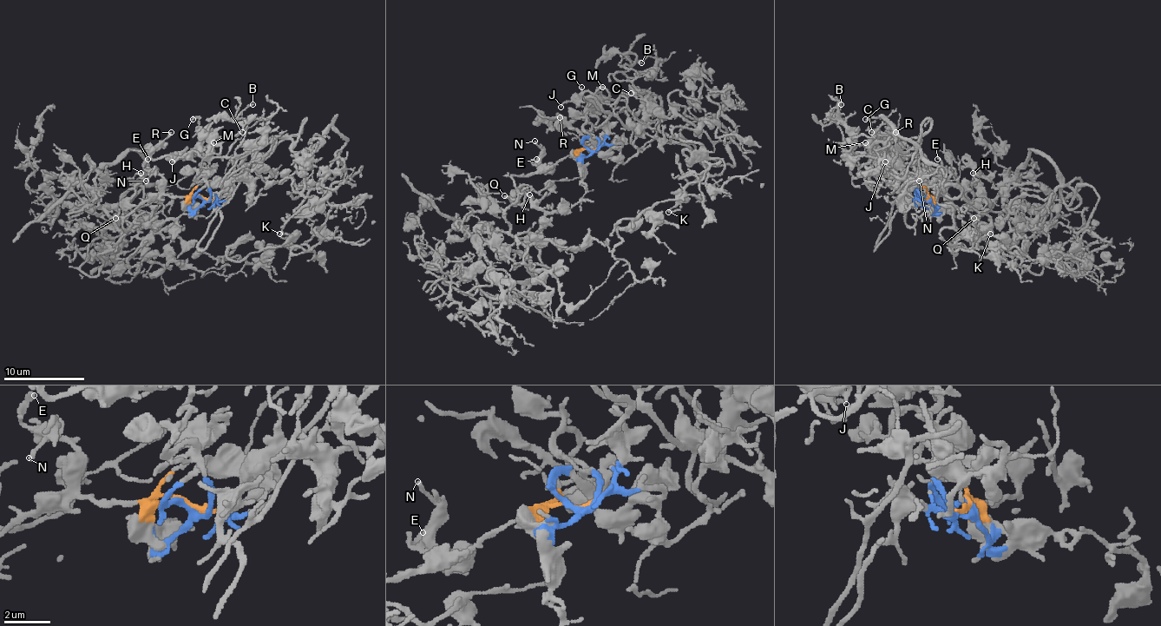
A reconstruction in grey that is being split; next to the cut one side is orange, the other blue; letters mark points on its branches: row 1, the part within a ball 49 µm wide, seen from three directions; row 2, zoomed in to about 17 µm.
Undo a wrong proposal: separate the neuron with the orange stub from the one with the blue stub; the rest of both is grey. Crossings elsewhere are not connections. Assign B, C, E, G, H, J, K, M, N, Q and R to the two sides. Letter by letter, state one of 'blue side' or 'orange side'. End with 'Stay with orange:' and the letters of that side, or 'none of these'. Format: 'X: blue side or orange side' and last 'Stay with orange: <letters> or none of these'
B: blue side
C: blue side
E: orange side
G: blue side
H: orange side
J: blue side
K: blue side
M: blue side
N: orange side
Q: orange side
R: blue side
Stay with orange: E, H, N, Q

